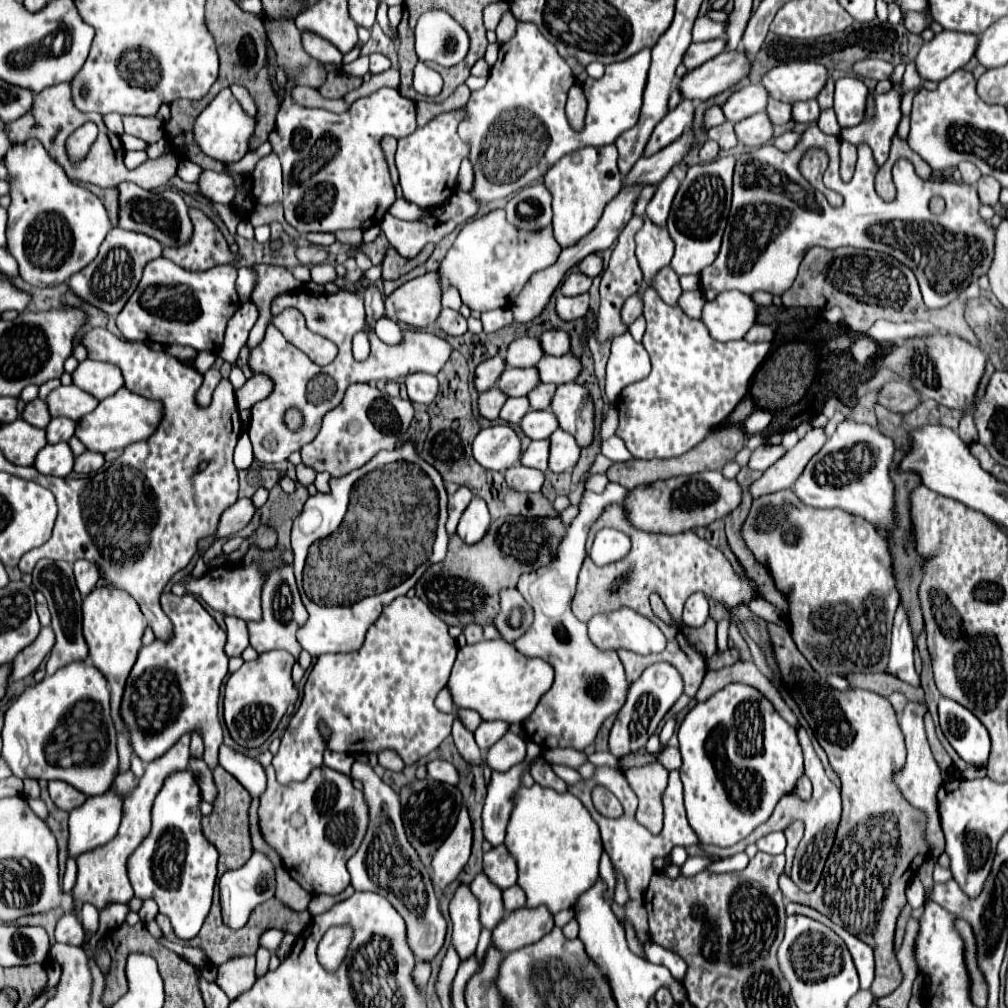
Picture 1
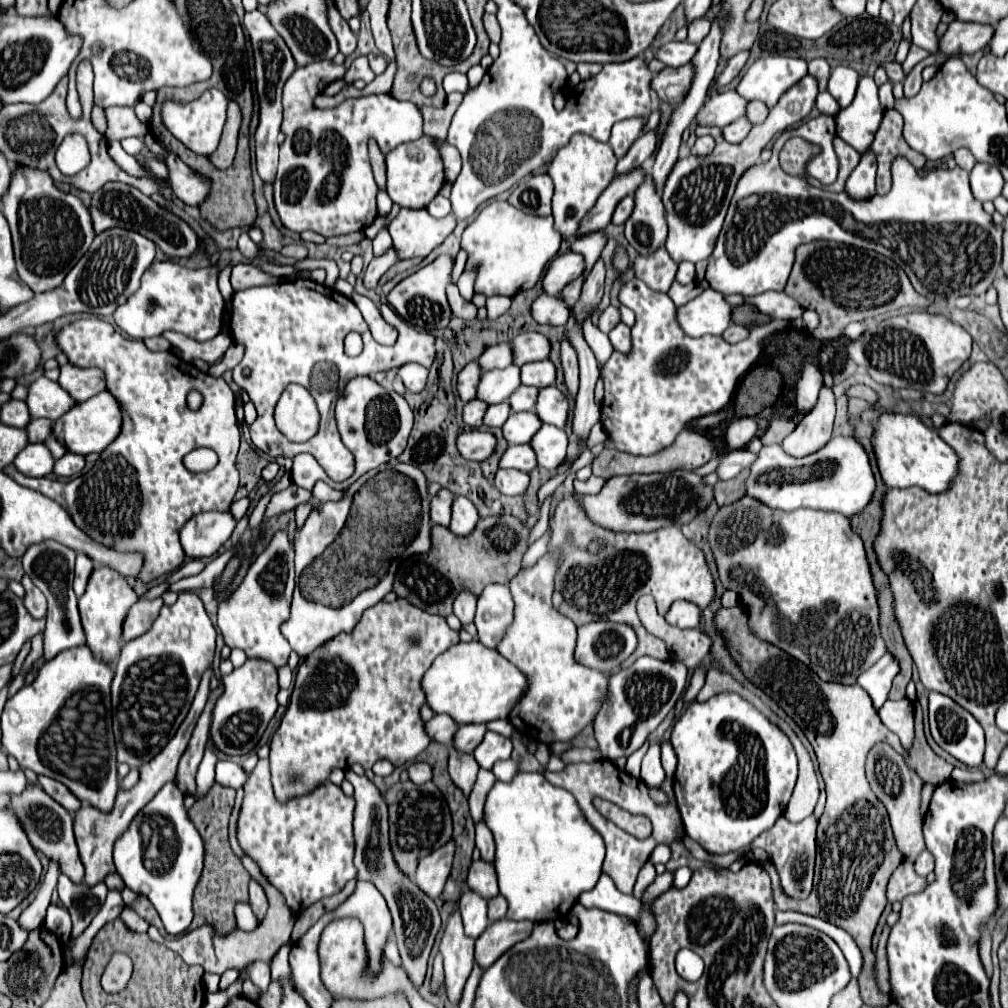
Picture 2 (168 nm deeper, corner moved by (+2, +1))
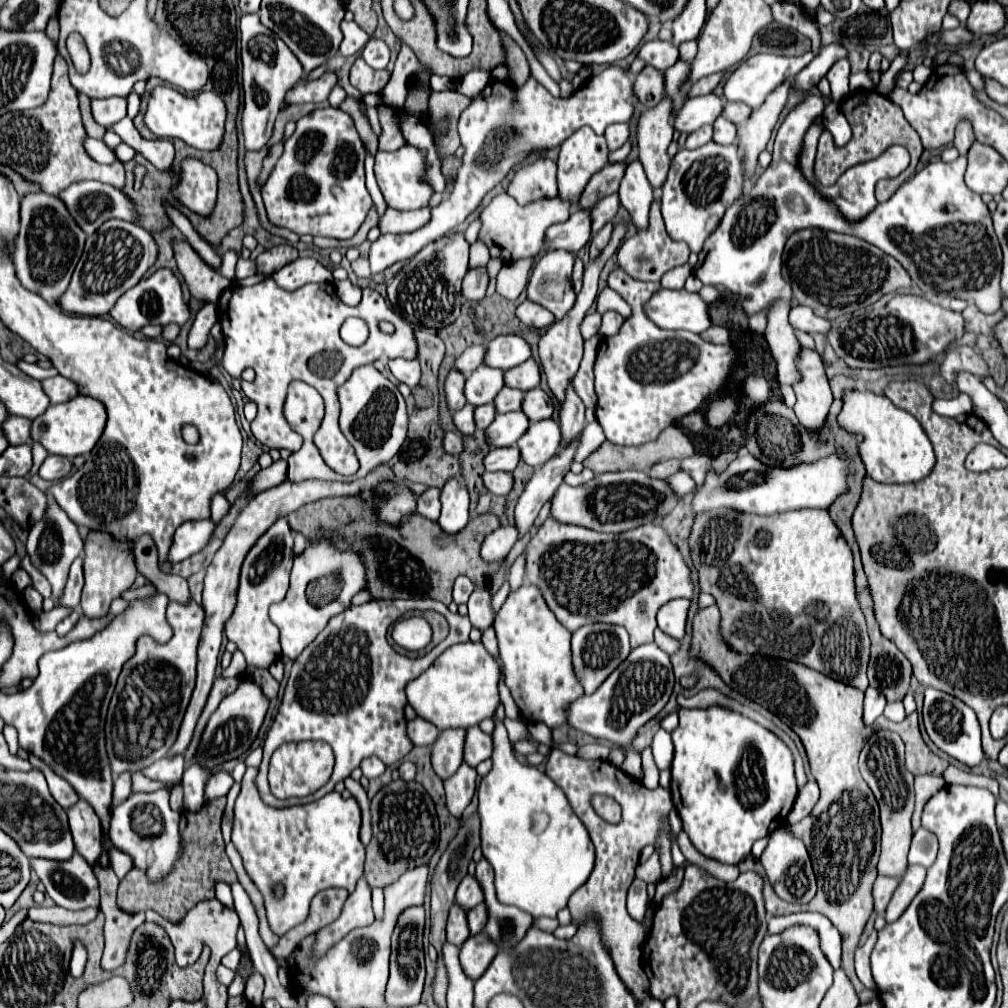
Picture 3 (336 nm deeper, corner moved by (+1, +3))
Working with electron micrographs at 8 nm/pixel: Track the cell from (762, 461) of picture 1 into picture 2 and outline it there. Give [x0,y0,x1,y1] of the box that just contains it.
[716,448,756,480]

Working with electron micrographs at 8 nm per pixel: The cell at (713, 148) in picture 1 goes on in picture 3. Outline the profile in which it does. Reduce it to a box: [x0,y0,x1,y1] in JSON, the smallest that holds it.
[685,126,713,150]

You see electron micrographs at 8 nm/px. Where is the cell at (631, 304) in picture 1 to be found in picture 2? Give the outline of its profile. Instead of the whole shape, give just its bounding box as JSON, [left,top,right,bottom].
[598,306,620,332]

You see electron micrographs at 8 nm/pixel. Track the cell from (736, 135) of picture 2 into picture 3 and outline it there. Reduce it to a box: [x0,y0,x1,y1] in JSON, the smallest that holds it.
[713,116,737,144]

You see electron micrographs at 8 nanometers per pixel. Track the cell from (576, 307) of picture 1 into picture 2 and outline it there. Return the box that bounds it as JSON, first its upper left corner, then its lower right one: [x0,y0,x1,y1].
[532,294,568,326]

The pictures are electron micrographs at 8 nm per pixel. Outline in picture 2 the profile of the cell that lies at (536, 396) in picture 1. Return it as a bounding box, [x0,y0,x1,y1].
[508,386,538,412]

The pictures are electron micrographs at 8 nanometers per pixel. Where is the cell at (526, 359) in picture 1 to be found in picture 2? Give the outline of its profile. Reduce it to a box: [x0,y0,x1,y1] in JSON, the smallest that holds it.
[476,344,512,370]

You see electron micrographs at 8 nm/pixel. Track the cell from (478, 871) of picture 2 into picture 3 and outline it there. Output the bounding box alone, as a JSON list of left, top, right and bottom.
[455,874,483,910]

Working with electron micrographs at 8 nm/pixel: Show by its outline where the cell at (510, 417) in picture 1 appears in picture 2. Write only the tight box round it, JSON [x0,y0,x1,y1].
[484,402,510,428]

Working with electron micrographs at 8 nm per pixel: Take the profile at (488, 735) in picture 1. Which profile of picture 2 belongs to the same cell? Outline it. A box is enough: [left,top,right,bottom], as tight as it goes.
[452,724,486,754]

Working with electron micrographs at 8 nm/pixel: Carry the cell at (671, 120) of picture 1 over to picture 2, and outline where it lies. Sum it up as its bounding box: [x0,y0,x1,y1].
[616,130,658,176]

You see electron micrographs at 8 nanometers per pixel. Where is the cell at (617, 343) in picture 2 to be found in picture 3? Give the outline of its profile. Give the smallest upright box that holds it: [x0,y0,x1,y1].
[599,312,623,338]

